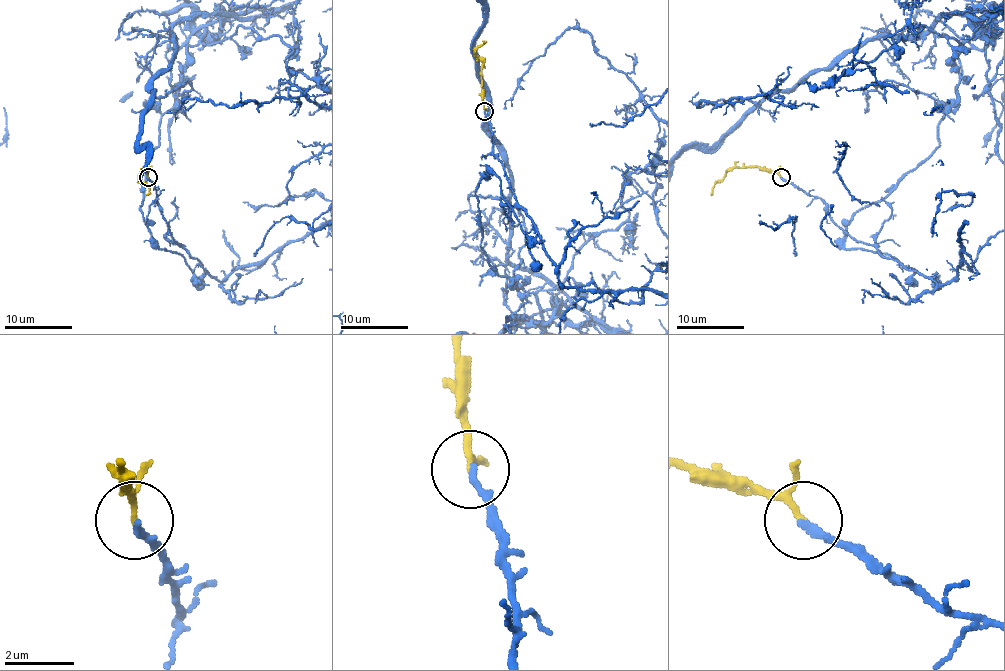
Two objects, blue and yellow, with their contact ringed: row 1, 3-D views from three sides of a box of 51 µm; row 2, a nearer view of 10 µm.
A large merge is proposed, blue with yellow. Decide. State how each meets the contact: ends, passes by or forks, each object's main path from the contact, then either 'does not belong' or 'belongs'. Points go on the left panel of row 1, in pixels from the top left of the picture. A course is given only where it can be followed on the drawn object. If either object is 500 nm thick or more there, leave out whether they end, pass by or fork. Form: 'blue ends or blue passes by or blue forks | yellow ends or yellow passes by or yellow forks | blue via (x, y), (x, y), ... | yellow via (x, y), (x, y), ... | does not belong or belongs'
blue ends | yellow passes by | yellow via (147, 178), (146, 168), (139, 174), (139, 179), (149, 191), (146, 195) | belongs

